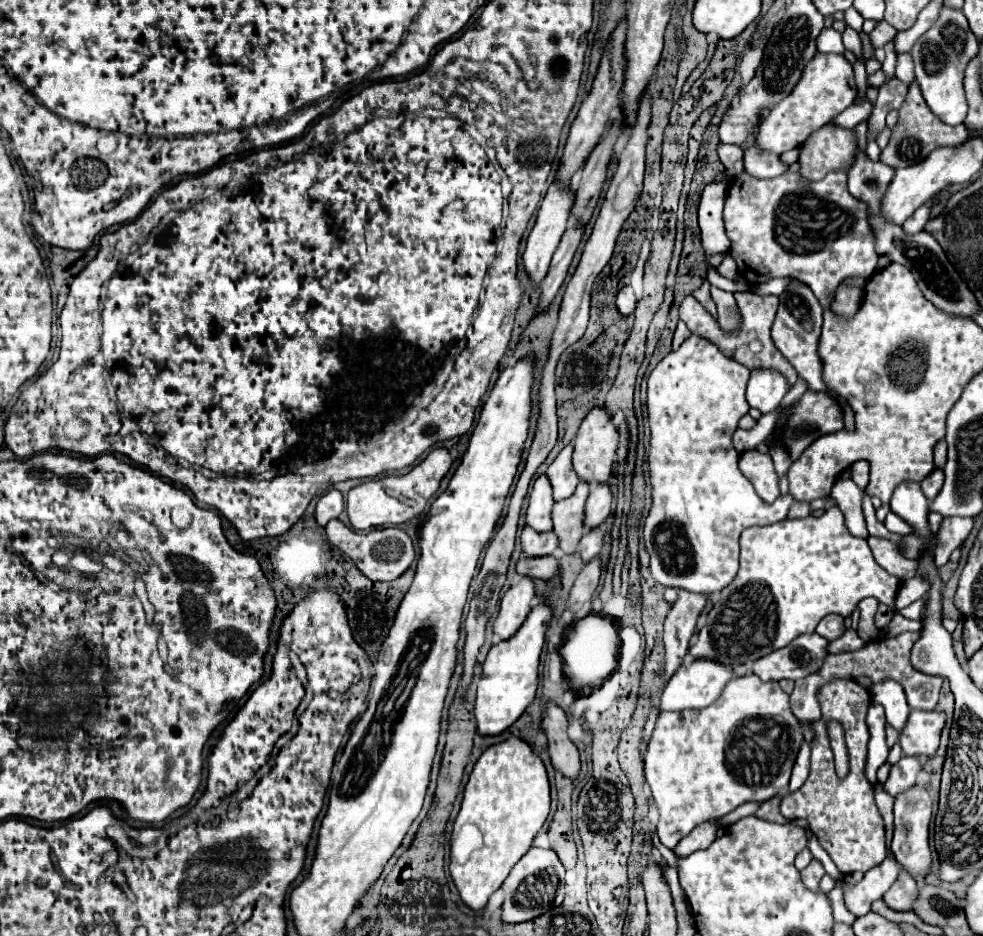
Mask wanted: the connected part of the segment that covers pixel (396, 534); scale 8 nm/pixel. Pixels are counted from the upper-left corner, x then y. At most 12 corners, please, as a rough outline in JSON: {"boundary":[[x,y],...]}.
{"boundary":[[326,525],[332,545],[372,581],[398,579],[414,561],[400,527],[356,533]]}

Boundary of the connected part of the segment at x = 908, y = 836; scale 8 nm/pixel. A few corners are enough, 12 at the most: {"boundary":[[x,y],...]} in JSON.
{"boundary":[[912,787],[894,801],[892,853],[912,877],[932,865],[932,799]]}

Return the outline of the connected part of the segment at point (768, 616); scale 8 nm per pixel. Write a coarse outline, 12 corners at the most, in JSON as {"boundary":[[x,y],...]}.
{"boundary":[[822,517],[748,527],[692,657],[728,667],[900,579]]}

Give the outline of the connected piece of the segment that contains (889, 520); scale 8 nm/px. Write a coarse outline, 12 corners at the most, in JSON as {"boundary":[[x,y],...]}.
{"boundary":[[886,515],[884,525],[890,533],[908,535],[910,525],[894,515]]}

